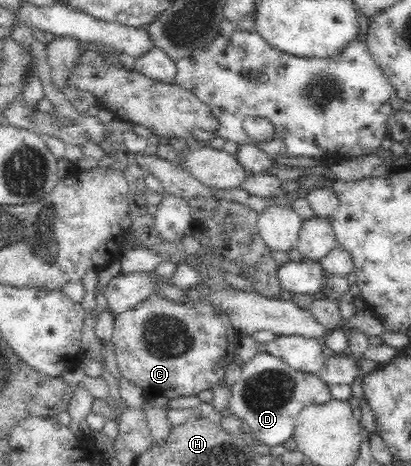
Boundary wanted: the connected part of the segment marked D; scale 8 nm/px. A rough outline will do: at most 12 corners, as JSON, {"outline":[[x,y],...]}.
{"outline":[[261,350],[241,365],[227,407],[275,447],[295,417],[331,399],[321,378]]}

